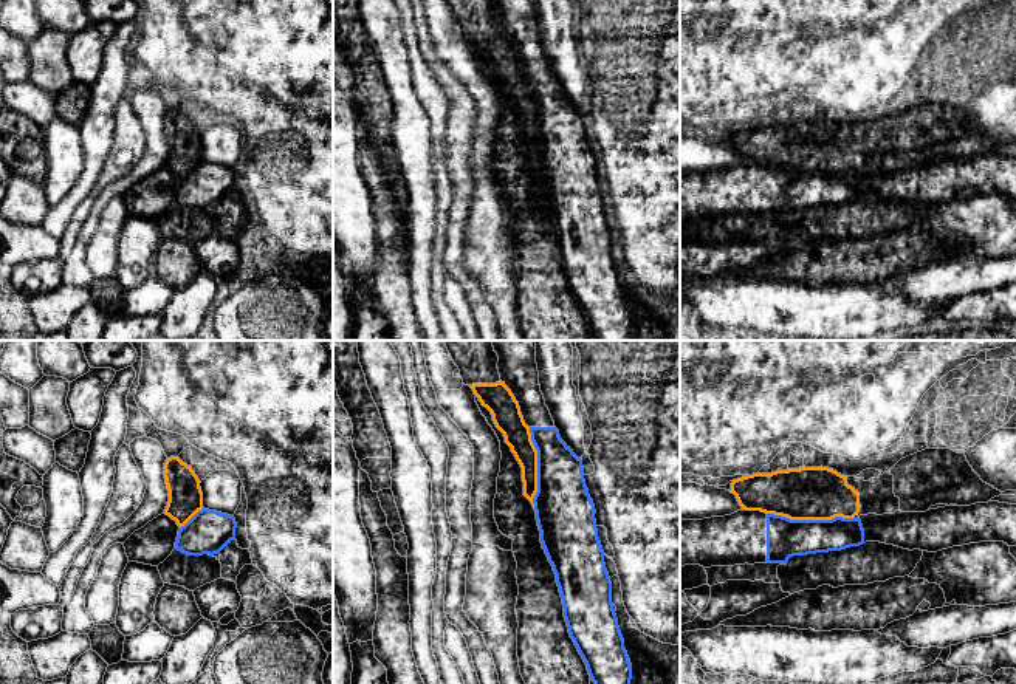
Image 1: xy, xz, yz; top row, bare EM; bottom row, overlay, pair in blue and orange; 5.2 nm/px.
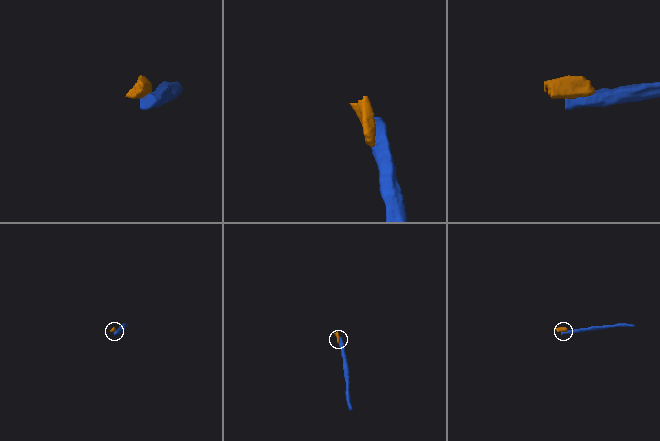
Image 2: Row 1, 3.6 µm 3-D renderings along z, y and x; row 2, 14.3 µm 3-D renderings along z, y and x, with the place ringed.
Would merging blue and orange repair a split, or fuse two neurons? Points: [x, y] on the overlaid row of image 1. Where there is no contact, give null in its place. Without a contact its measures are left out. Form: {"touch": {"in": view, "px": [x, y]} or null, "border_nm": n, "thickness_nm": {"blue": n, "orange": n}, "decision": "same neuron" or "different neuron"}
{"touch": {"in": "yz", "px": [810, 520]}, "border_nm": 460, "thickness_nm": {"blue": 200, "orange": 280}, "decision": "different neuron"}

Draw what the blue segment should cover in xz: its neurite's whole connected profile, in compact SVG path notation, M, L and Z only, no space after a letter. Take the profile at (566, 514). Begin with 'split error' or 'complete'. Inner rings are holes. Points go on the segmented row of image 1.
split error; M493 340L500 381L519 402L537 450L537 492L533 498L541 542L556 574L564 617L595 684L630 684L632 669L612 604L612 582L598 539L595 504L584 480L582 460L561 439L545 405L536 364L536 340Z

